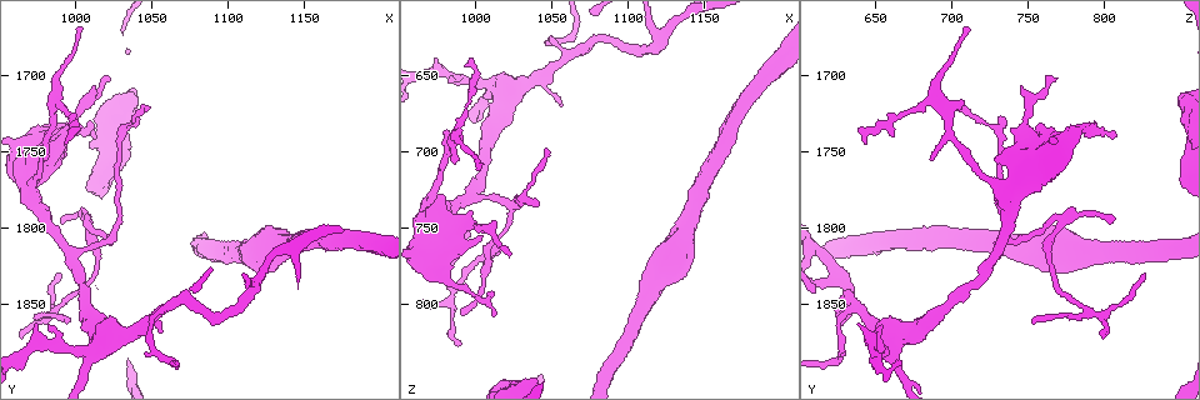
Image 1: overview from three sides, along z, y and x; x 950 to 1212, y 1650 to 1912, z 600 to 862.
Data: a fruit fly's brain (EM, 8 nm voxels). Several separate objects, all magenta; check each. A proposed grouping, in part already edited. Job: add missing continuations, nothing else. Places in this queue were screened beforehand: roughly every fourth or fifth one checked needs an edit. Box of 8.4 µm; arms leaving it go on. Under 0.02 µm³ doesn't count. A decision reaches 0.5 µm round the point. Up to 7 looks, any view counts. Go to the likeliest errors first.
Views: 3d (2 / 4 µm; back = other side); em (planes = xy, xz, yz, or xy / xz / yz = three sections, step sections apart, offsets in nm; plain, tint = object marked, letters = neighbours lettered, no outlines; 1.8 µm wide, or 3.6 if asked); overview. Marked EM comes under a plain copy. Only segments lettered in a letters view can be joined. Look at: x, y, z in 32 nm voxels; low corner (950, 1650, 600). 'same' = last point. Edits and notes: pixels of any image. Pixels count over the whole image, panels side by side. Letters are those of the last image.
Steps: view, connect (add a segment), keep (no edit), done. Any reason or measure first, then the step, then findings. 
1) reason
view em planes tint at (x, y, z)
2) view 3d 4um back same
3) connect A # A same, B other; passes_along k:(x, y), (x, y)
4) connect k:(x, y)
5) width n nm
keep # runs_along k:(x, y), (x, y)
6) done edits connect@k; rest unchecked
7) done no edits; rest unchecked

free end
view em yz step 8 tint at (1012, 1740, 806)

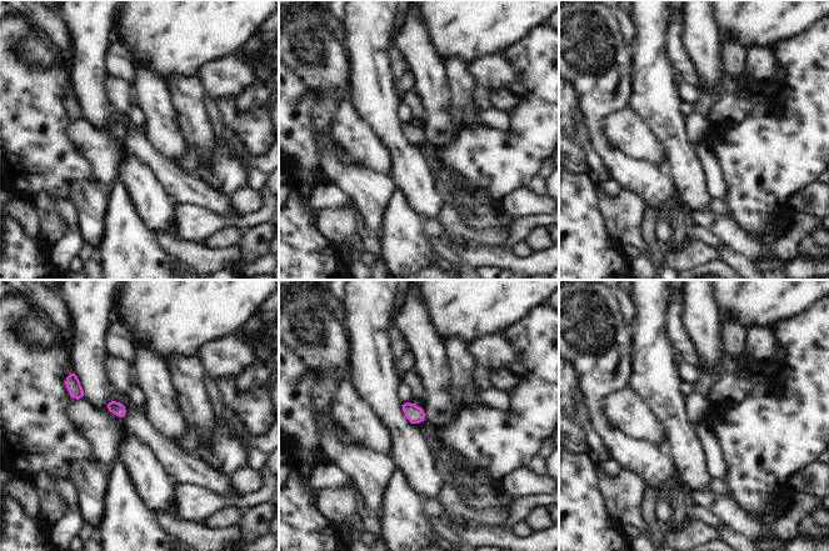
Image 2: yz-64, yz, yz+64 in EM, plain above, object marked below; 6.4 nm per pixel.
cut it another way
view em planes letters same

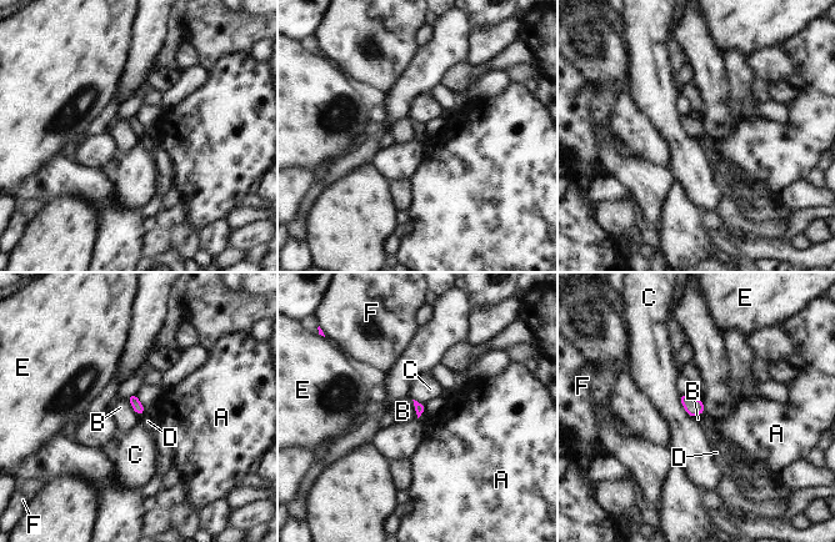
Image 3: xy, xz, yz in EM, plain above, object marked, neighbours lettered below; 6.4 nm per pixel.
keep # A other, B other, C other, D other, E other, F other; border 3:(126, 397), (139, 416); none of them fits

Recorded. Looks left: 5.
free end
view em planes tint at (1056, 1866, 670)

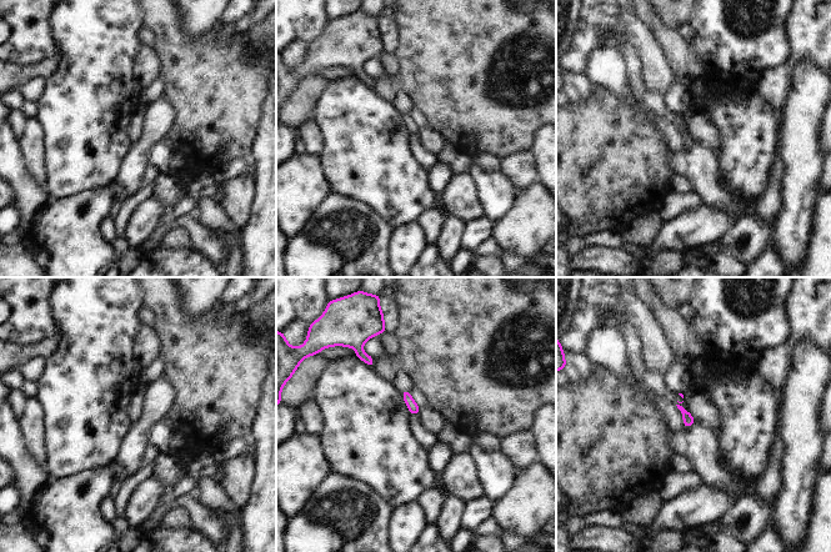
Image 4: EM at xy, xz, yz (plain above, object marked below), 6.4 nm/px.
view em planes letters same

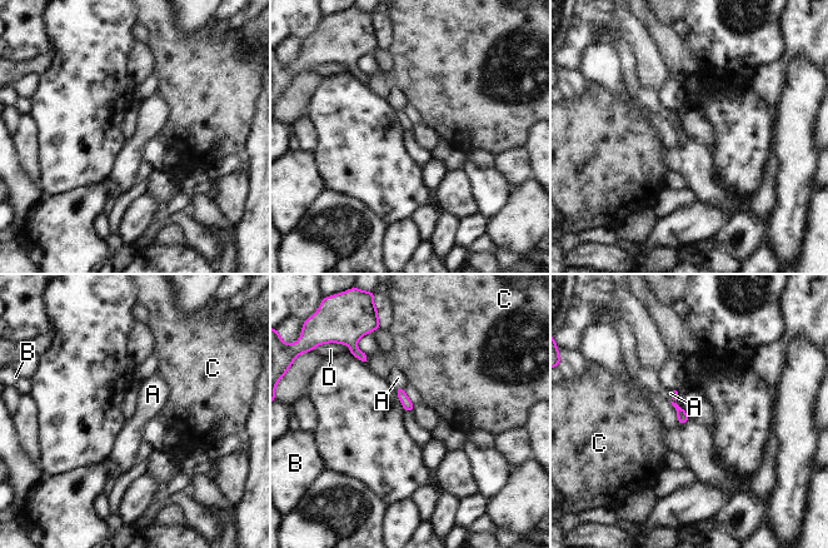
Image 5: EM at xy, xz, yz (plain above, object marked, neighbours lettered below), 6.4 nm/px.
keep # A other, B other, C other, D other; border 5:(689, 417), (681, 426); no lettered segment goes on from it

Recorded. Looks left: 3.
branch stops here
view em planes letters at (1046, 1724, 698)

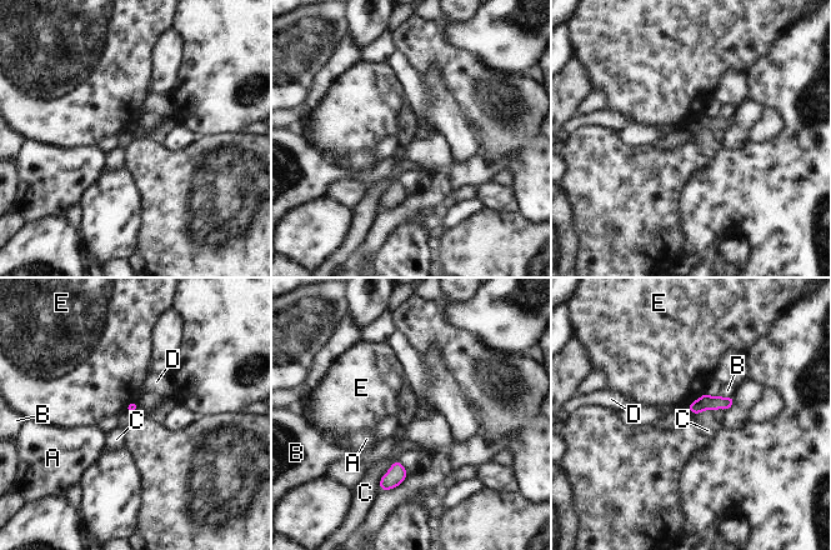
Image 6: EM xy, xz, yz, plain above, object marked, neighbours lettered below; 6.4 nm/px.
keep # A other, B other, C other, D other, E other; border 6:(705, 393), (687, 408); none of them fits

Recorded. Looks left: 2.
done no edits; rest unchecked

